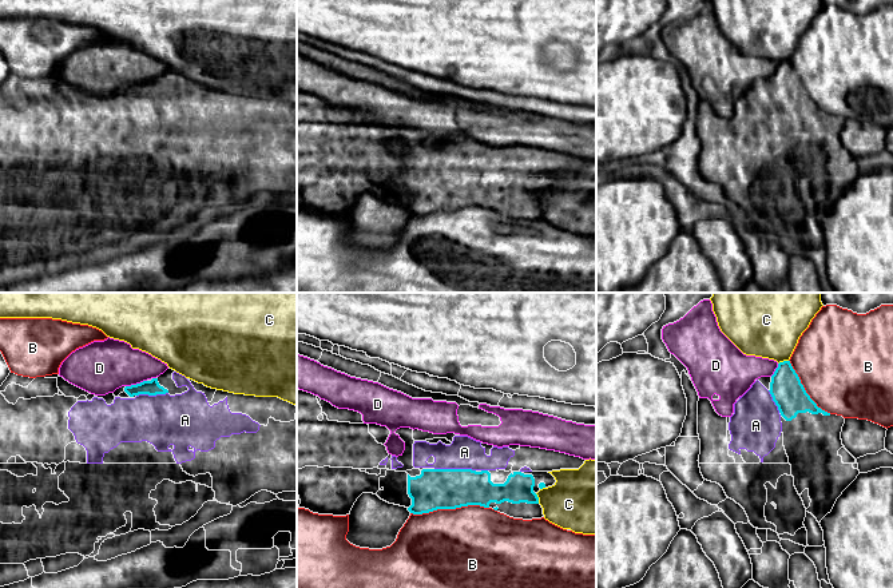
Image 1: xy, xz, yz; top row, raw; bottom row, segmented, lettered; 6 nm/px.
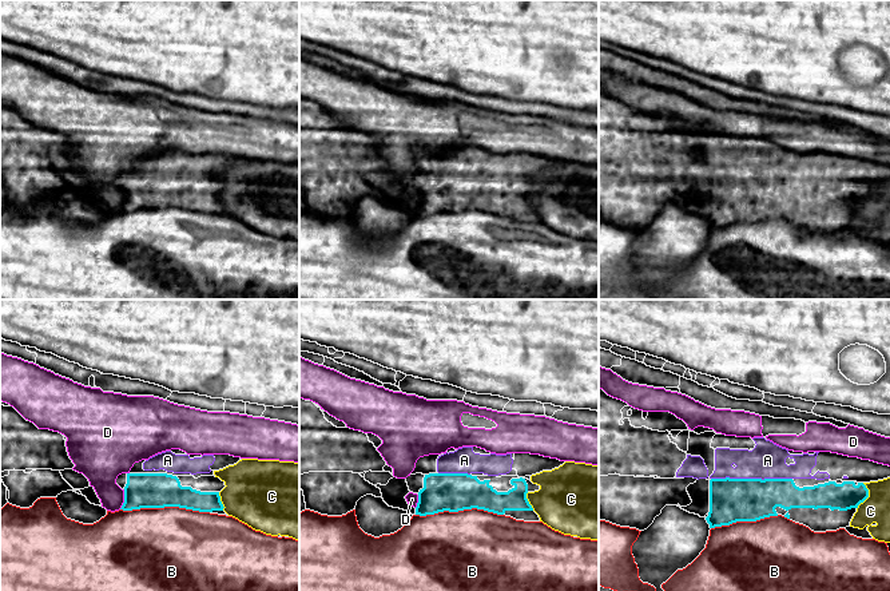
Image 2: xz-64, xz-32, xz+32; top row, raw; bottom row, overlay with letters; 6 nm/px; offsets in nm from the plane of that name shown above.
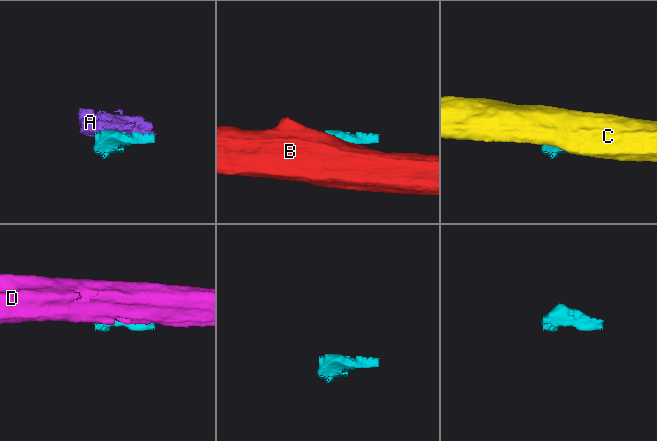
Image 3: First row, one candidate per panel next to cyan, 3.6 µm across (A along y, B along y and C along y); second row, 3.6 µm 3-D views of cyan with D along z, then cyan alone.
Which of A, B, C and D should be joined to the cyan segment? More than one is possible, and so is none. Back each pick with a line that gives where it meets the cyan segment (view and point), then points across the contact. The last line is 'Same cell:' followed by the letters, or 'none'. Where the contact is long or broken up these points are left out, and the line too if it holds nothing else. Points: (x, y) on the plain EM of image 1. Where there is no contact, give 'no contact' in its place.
A: contact xz (455, 170)
Same cell: A

